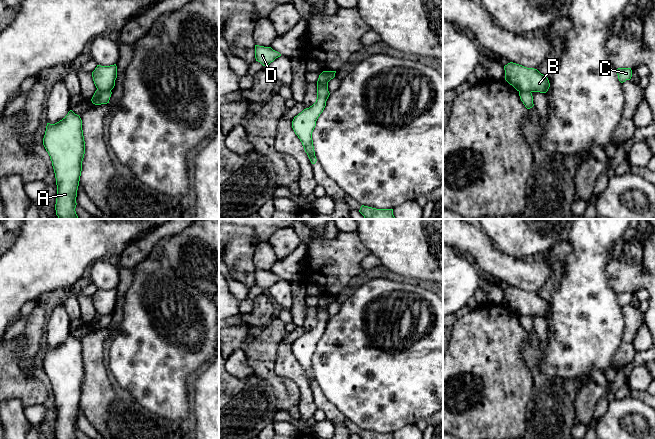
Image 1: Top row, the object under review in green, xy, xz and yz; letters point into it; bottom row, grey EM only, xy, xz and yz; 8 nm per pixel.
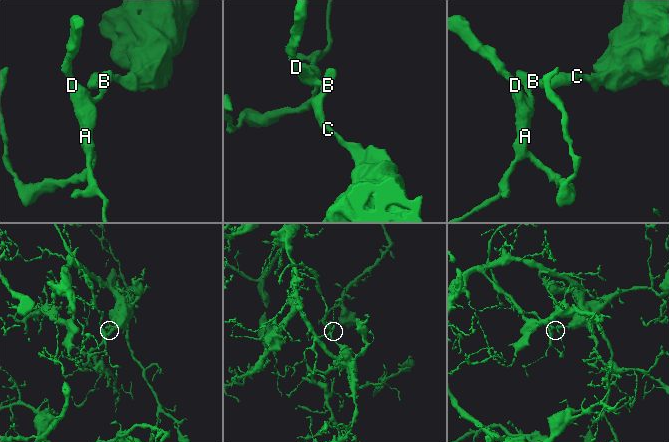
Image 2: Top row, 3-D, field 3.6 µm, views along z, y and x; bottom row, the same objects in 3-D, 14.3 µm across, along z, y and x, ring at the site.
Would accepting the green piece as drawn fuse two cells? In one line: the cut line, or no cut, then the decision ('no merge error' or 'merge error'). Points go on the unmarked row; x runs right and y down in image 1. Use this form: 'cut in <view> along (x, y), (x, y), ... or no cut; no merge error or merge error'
cut in xy along (97, 313), (110, 315); merge error

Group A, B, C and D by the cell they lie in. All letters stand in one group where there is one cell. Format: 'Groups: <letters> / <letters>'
Groups: A D / B C

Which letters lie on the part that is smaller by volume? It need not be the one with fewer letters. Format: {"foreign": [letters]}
{"foreign": ["A", "D"]}

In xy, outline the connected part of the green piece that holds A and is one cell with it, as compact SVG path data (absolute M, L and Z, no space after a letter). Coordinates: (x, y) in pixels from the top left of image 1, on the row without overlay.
M70 334L59 346L55 348L47 347L43 369L52 385L56 402L56 439L77 439L75 435L76 421L85 378L85 365L80 340Z

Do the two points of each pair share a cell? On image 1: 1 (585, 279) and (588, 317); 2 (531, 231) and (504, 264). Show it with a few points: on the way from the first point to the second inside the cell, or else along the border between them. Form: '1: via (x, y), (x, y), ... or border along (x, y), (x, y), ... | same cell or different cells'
1: via (585, 288), (585, 308) | same cell
2: border along (491, 243), (504, 253), (522, 259) | different cells

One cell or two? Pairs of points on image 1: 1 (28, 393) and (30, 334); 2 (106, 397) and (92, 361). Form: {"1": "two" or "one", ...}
{"1": "one", "2": "one"}

